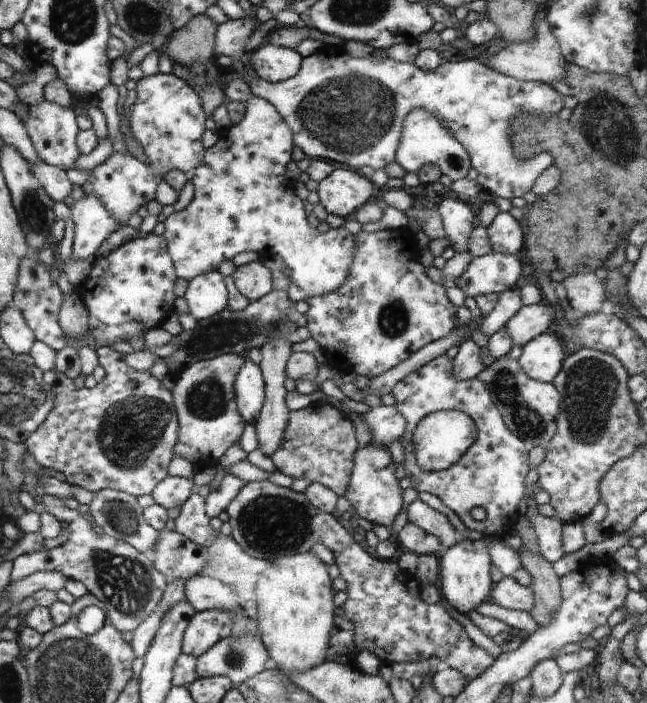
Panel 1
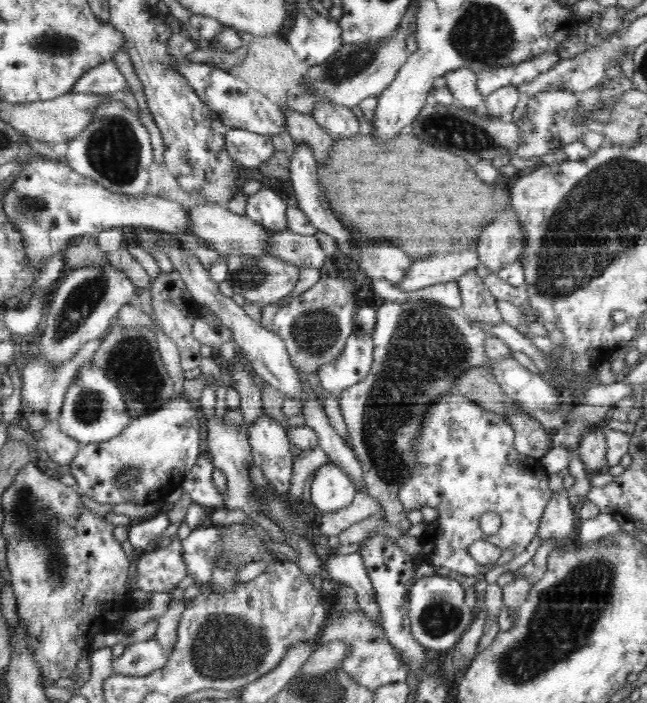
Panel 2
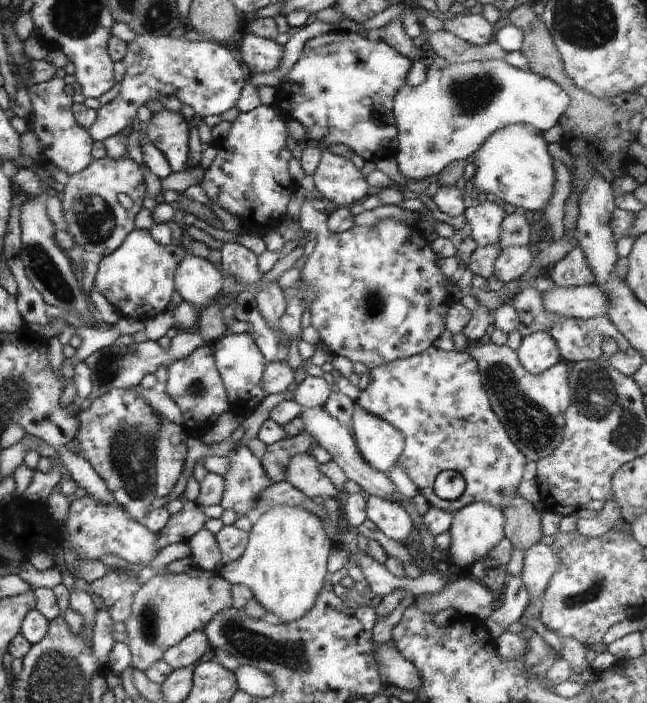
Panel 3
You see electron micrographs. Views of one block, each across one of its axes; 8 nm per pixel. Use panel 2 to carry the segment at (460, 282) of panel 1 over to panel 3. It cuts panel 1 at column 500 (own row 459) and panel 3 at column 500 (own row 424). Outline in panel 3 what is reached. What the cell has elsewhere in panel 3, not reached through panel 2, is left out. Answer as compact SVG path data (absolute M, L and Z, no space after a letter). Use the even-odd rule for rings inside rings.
M527 245L503 248L496 257L493 276L504 284L516 281L528 271L532 259L535 257Z

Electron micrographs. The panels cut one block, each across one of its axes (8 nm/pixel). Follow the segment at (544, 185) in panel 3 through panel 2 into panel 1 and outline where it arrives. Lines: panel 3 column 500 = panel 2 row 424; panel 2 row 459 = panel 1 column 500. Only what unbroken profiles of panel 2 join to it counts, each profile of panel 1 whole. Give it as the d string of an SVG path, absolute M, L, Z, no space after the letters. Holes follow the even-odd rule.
M323 45L322 48L316 52L316 54L304 57L302 59L298 74L288 80L271 83L270 81L262 80L262 78L252 78L248 74L245 76L243 74L239 74L239 78L249 86L250 92L252 92L254 96L263 98L264 100L270 102L270 104L274 105L278 114L280 114L280 116L286 121L286 124L292 131L294 146L298 146L298 148L300 148L310 160L312 158L331 161L336 164L337 167L342 166L353 170L358 170L363 166L370 166L370 168L374 168L374 170L386 168L388 164L395 161L395 154L398 150L398 144L400 144L400 136L402 136L402 122L404 122L404 118L406 118L406 116L408 116L414 108L424 108L424 110L430 112L432 116L436 116L436 118L438 118L438 120L440 120L440 122L442 122L442 124L444 124L444 126L446 126L446 128L450 131L450 134L452 134L452 136L454 136L454 138L456 138L456 140L464 146L464 150L468 152L470 157L472 168L474 168L474 170L476 170L479 174L476 182L478 182L478 186L480 186L481 190L486 193L506 198L506 200L512 200L512 198L519 196L522 197L526 194L526 192L530 191L532 184L534 184L534 180L536 180L536 178L538 178L538 176L540 176L546 168L554 164L553 156L550 156L546 146L542 152L541 160L520 160L520 158L516 158L516 156L514 156L514 152L512 152L510 132L508 132L508 130L510 130L510 120L512 120L512 116L514 116L514 114L522 114L522 112L524 112L524 114L529 113L532 116L538 115L542 117L545 115L546 119L552 114L557 115L564 106L564 97L560 95L560 92L554 90L550 83L516 80L516 78L512 78L512 76L504 76L504 74L500 74L498 70L494 70L486 65L483 65L477 58L460 62L444 61L440 66L436 67L436 70L422 70L414 63L398 62L388 58L384 58L384 60L372 60L372 58L359 58L358 56L352 57L342 46Z

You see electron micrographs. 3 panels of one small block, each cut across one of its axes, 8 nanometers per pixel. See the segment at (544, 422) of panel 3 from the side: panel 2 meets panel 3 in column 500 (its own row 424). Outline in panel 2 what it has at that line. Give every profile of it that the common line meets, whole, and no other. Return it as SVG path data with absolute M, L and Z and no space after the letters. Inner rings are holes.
M384 301L377 310L376 324L371 336L374 342L371 370L364 380L343 390L338 403L348 429L349 444L363 468L367 494L381 504L385 519L391 526L405 532L412 523L406 517L407 511L400 502L399 493L405 482L412 478L412 470L416 468L414 444L420 436L424 416L428 408L432 408L432 400L456 392L456 378L462 372L478 366L488 367L490 361L485 345L487 339L493 335L484 333L480 327L474 327L462 310L446 307L438 302Z

